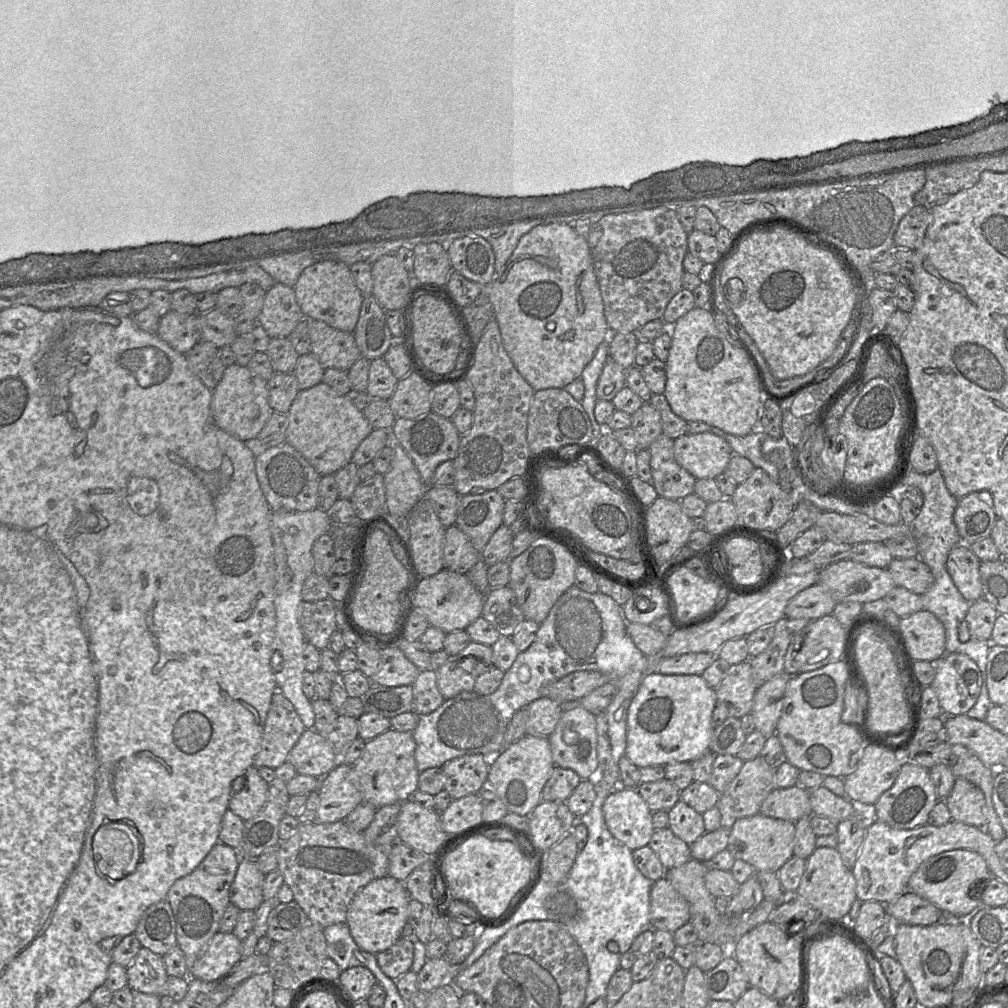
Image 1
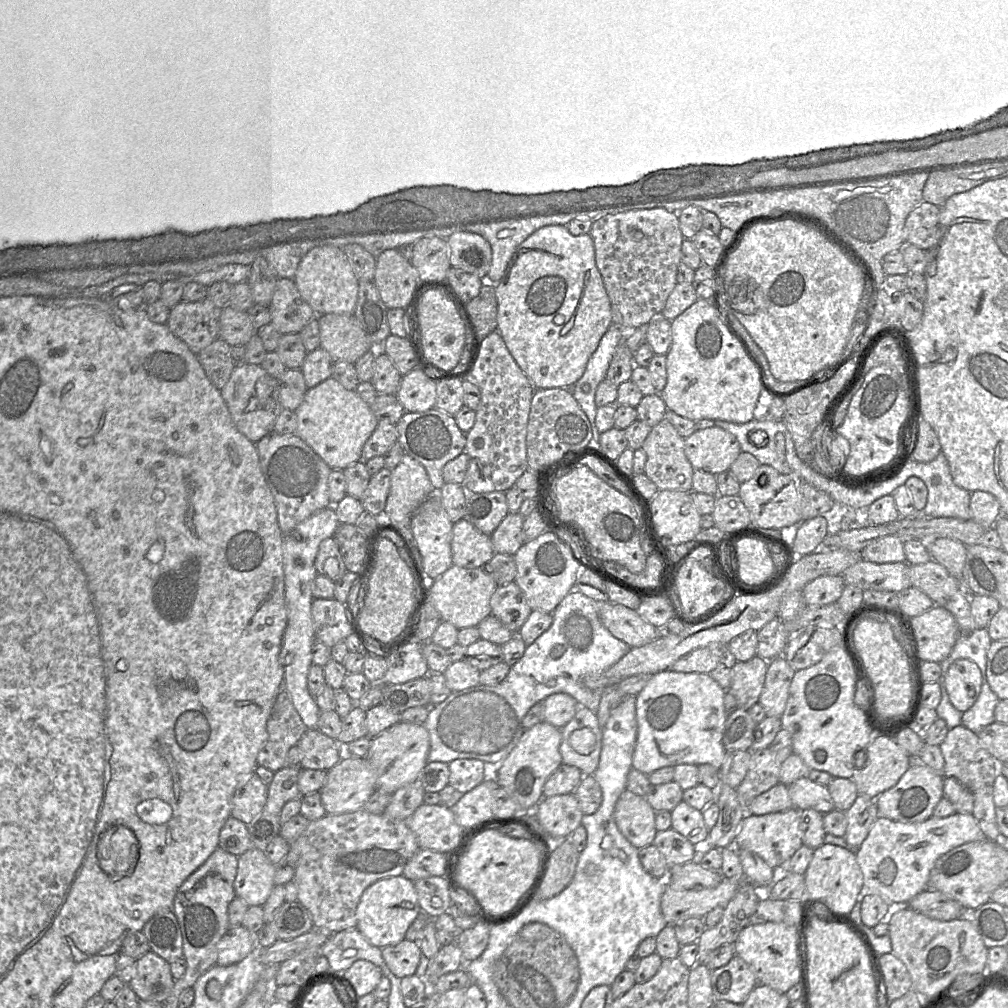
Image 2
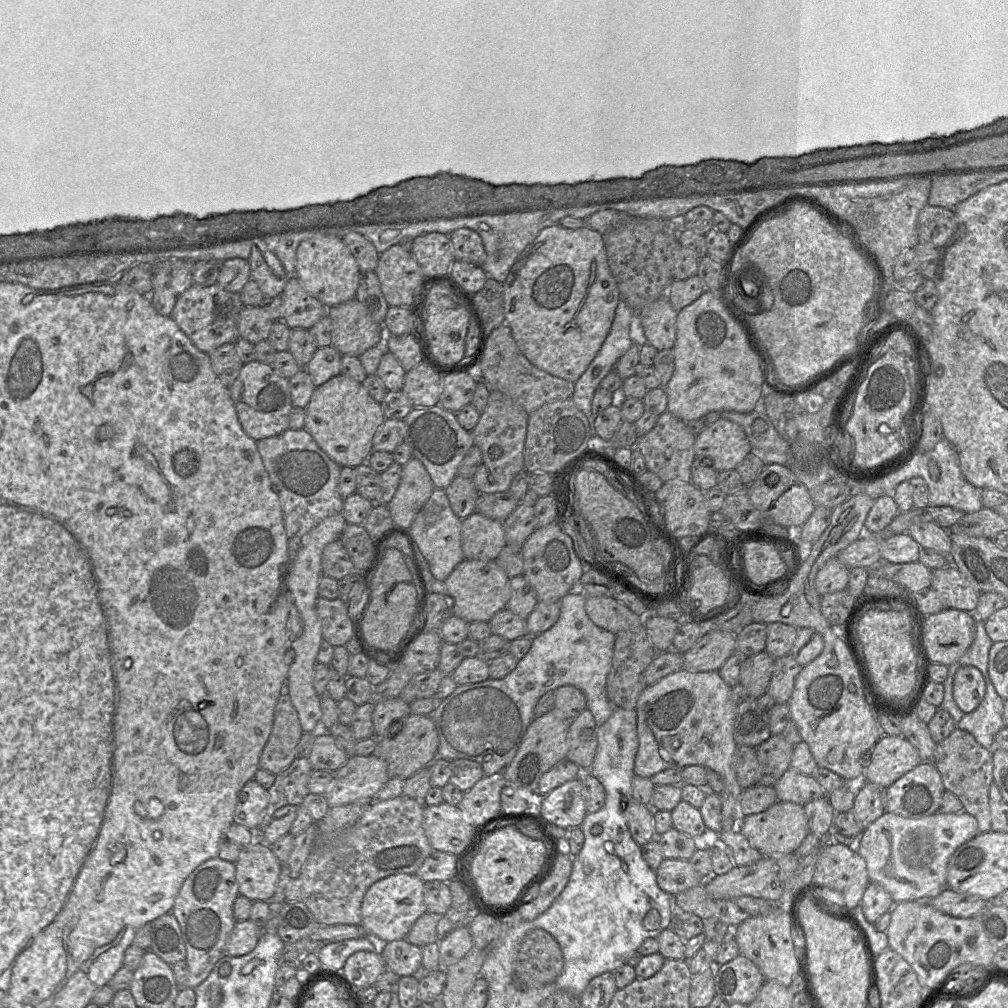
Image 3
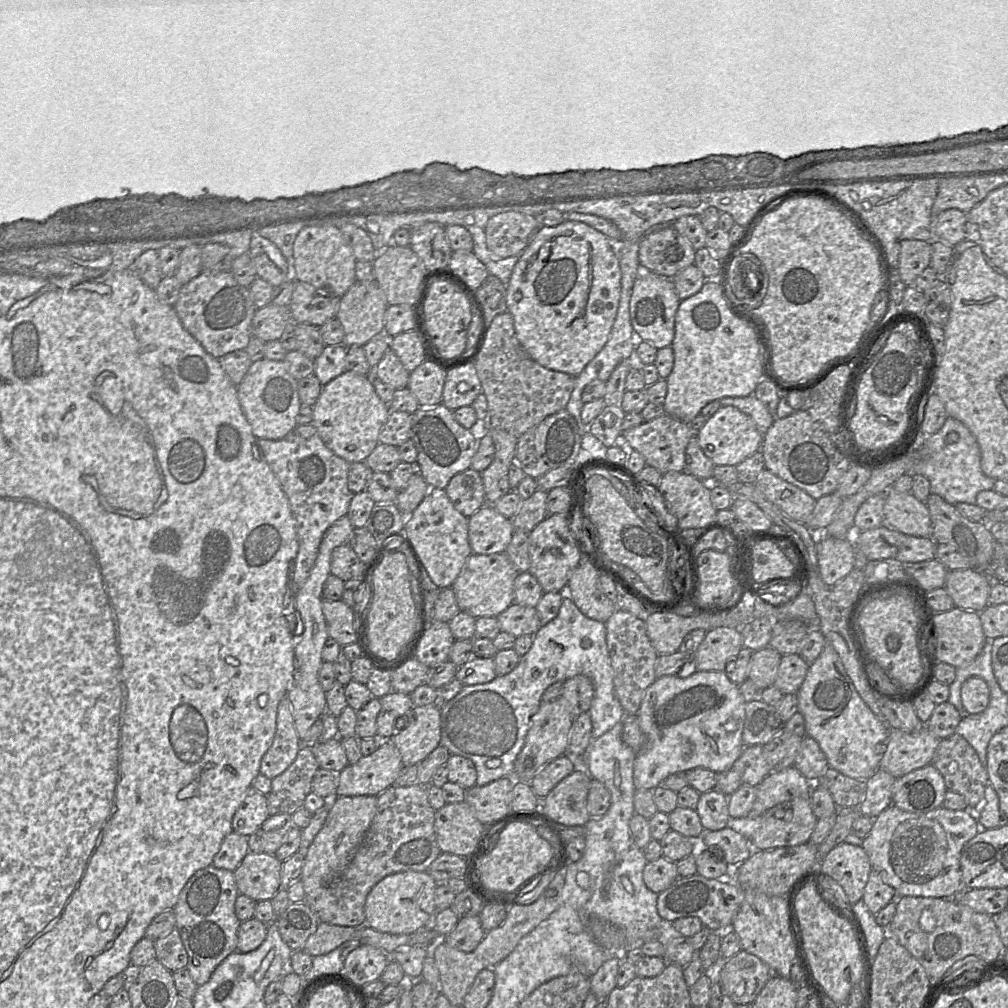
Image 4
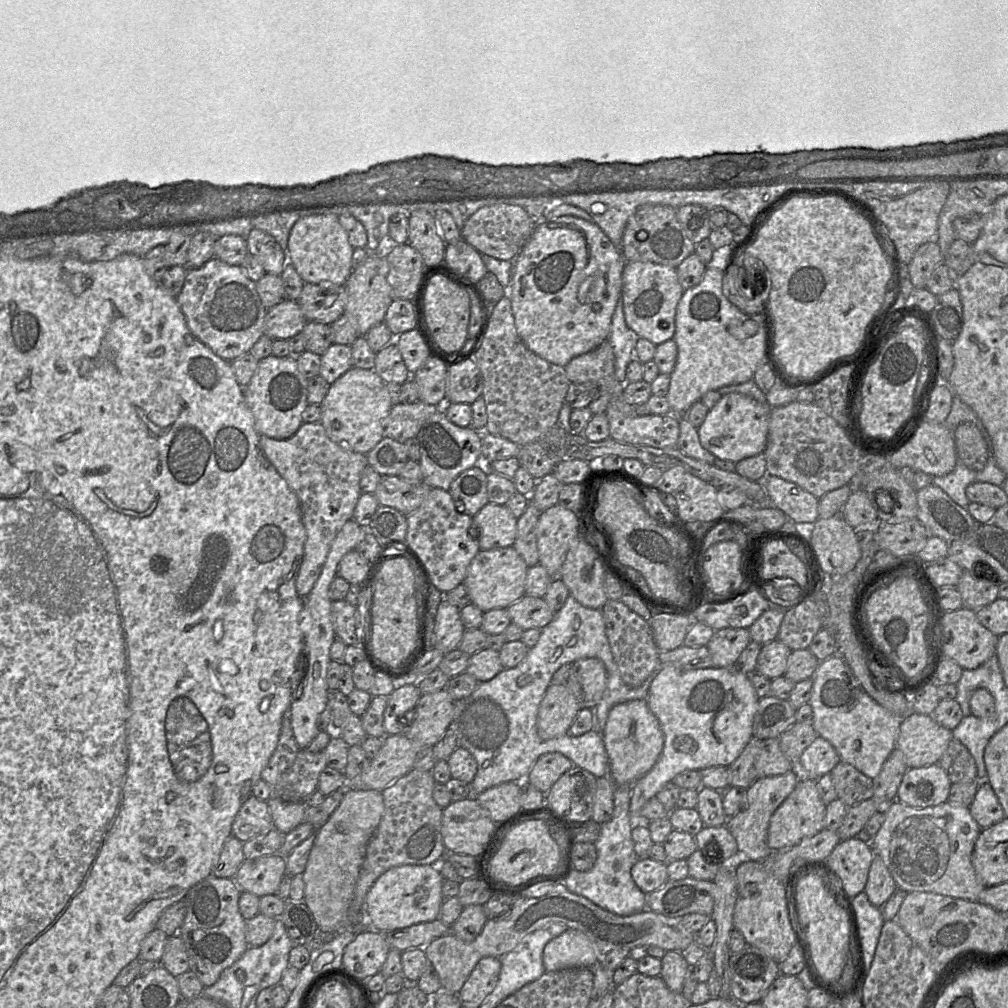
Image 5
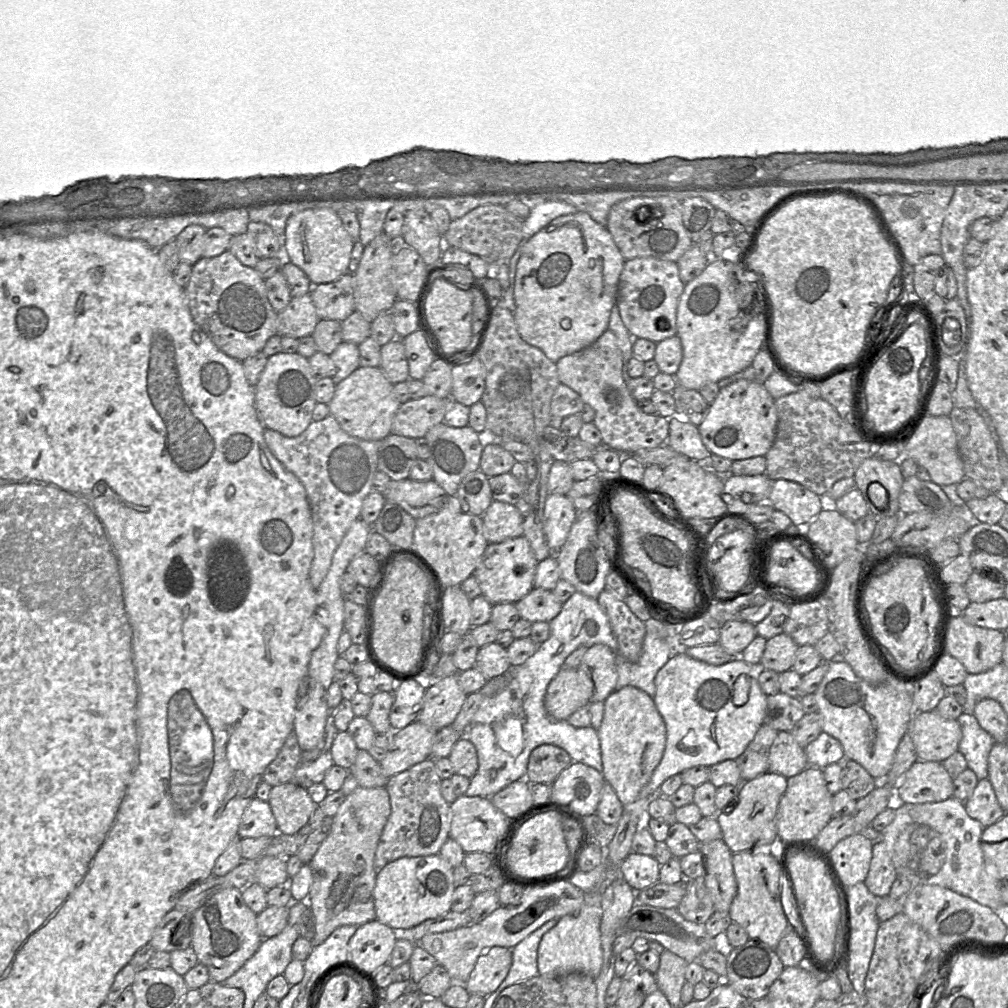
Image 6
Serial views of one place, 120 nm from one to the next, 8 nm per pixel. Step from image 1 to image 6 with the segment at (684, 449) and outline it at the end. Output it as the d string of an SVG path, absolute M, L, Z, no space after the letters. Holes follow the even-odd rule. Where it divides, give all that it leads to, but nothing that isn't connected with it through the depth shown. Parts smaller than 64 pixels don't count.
M740 379L720 389L698 430L712 454L734 461L765 456L774 442L776 427L775 399L763 383Z

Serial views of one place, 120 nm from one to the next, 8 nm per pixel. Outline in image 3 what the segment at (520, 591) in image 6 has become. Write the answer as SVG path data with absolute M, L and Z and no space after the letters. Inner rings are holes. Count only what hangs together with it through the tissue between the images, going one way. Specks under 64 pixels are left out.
M464 559L460 562L454 570L449 574L449 576L443 582L443 590L433 590L433 591L443 591L452 597L452 614L465 620L468 623L476 621L486 621L489 620L499 611L504 609L507 605L507 602L510 598L510 577L505 573L505 571L495 562L495 560L476 560L476 559Z

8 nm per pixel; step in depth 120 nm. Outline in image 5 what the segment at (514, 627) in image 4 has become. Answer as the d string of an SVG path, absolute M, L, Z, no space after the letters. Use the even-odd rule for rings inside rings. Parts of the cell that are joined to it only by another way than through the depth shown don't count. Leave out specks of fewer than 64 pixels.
M524 595L507 608L511 622L522 629L542 629L553 618L555 612L548 606L544 598Z

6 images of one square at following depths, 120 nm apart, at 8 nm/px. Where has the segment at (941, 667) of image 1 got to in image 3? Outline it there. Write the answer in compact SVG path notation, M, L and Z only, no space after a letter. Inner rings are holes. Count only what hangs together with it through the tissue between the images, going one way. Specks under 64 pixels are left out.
M968 665L958 669L954 675L953 698L965 714L979 707L985 693L985 680L978 668Z

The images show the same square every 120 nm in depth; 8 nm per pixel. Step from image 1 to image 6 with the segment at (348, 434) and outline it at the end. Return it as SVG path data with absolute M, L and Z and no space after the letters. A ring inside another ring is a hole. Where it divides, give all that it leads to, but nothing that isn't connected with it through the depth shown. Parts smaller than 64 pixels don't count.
M358 367L347 378L336 384L334 396L328 403L329 412L349 435L362 440L382 441L392 433L392 422L401 405L395 397L393 385L380 367Z

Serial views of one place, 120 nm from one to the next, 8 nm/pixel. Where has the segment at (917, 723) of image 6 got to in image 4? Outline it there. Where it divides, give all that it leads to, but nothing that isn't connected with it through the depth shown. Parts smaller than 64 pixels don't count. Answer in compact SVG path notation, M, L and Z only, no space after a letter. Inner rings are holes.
M926 726L913 732L891 729L879 769L897 779L923 768L932 762L941 740Z

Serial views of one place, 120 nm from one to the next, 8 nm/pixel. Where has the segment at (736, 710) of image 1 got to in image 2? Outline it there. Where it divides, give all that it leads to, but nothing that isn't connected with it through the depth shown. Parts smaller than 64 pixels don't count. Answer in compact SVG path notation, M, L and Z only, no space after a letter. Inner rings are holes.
M755 655L747 661L737 661L732 667L730 692L737 701L737 708L748 710L759 701L766 677L768 661Z

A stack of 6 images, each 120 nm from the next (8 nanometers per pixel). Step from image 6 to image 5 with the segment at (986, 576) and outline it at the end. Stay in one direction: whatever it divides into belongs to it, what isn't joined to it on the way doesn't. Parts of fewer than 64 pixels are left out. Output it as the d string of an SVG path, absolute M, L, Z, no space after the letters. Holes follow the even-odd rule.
M964 571L956 588L961 594L963 607L978 610L999 598L999 584L978 579L975 571Z

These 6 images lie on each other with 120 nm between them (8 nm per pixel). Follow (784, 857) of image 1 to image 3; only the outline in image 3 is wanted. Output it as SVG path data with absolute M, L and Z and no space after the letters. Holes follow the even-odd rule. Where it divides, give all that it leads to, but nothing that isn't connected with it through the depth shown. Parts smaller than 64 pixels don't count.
M777 801L766 810L744 816L736 829L748 840L750 845L763 856L777 856L794 853L804 838L810 833L804 805L794 802Z

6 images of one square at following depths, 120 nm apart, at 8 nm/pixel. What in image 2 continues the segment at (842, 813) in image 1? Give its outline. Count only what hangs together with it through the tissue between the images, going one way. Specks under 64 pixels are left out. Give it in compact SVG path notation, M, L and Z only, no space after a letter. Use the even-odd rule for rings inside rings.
M801 777L788 786L793 808L814 809L822 814L835 809L828 787L815 783L808 777Z

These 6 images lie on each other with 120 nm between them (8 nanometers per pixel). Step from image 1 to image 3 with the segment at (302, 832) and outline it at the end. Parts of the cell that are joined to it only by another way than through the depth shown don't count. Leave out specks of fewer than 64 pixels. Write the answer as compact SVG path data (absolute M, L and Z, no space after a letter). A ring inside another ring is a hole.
M401 795L399 797L388 800L374 800L371 802L359 820L350 828L347 828L336 837L329 838L329 841L325 841L323 844L318 844L318 837L315 841L314 847L311 850L307 860L305 861L299 878L302 882L302 902L311 913L313 919L319 926L332 926L332 925L360 925L361 924L361 905L365 893L369 887L380 879L386 878L395 874L415 874L422 866L426 858L434 850L428 840L423 827L423 811L424 801L420 802L413 798Z

